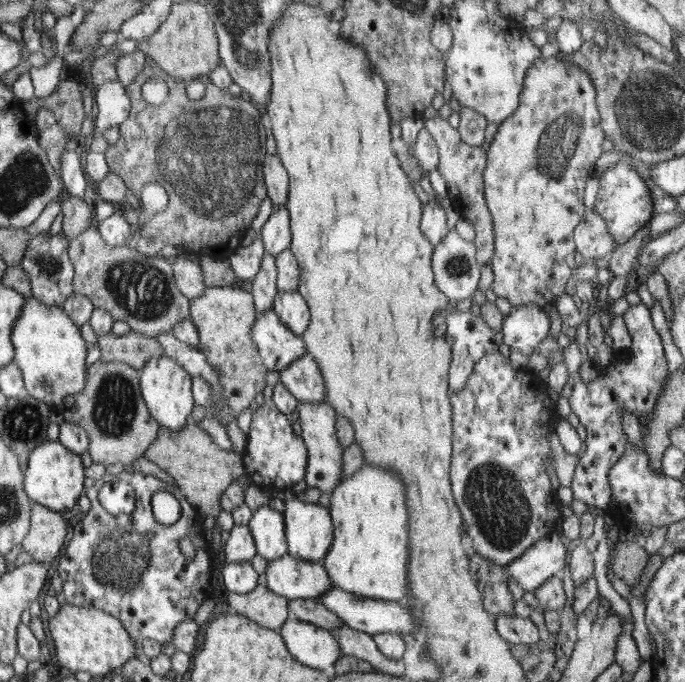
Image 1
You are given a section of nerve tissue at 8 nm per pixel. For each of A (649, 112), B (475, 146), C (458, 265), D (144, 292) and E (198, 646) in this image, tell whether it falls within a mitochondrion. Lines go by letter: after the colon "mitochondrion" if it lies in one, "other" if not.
A: mitochondrion
B: other
C: mitochondrion
D: mitochondrion
E: other

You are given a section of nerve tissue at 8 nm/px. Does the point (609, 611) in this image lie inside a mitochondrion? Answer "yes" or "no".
no

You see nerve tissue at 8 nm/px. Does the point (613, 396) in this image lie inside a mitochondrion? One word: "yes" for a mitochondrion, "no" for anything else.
no

